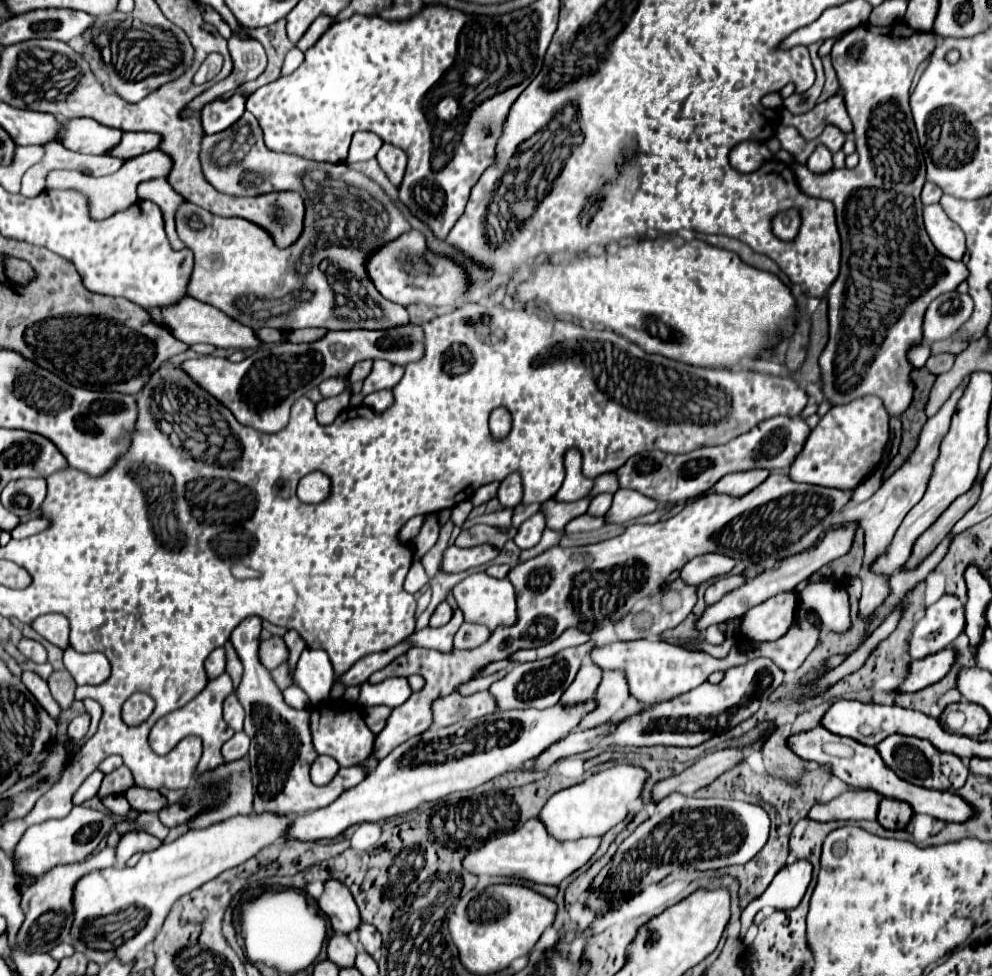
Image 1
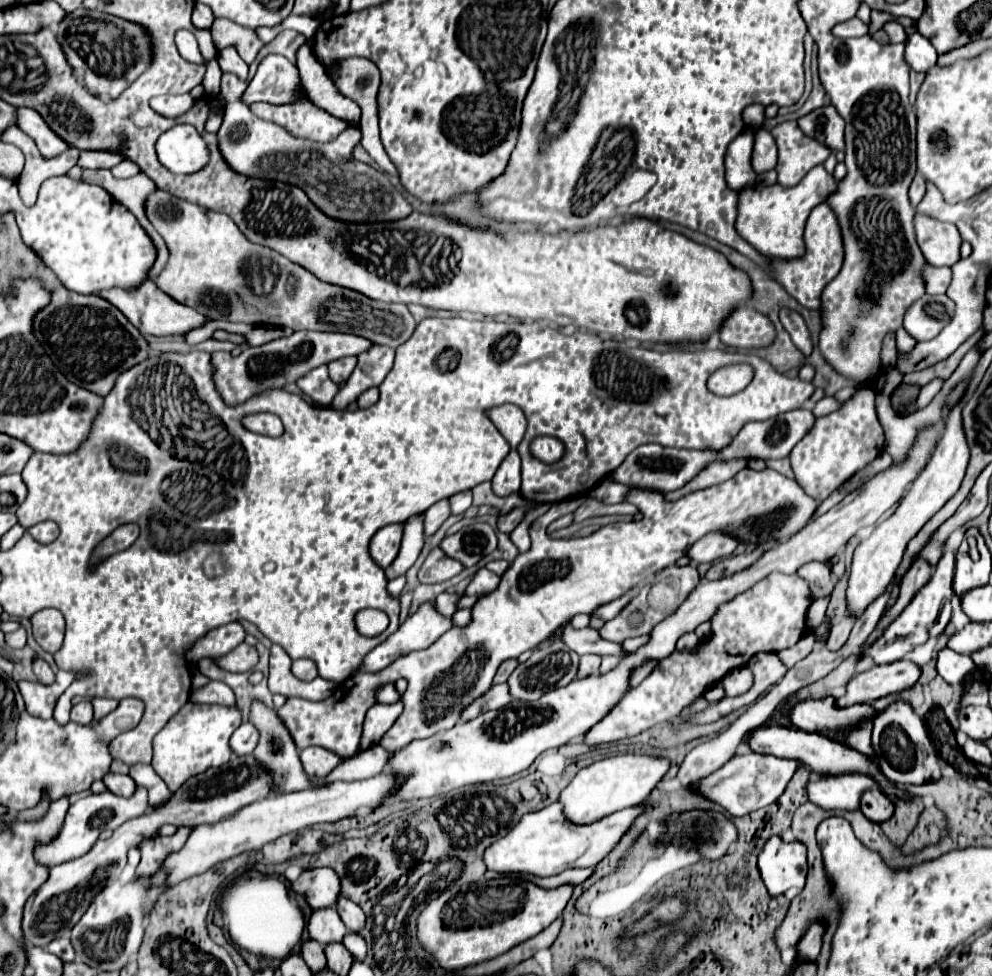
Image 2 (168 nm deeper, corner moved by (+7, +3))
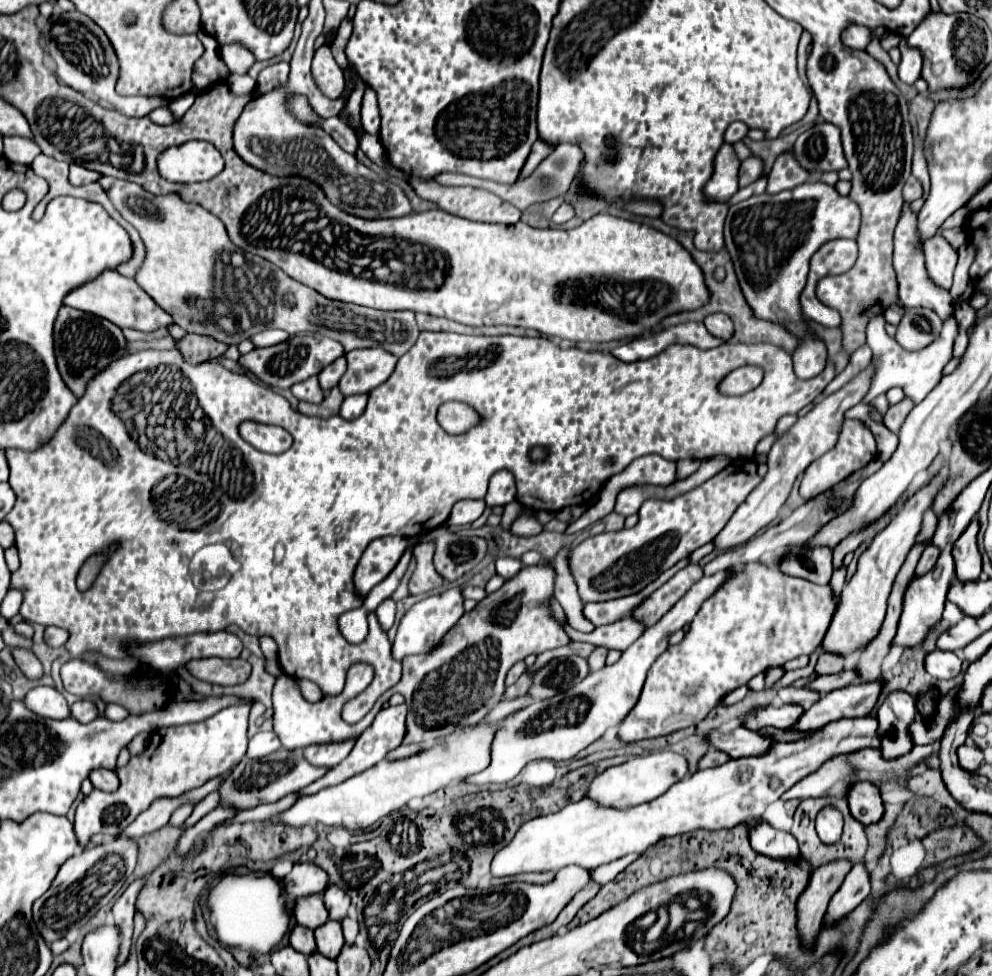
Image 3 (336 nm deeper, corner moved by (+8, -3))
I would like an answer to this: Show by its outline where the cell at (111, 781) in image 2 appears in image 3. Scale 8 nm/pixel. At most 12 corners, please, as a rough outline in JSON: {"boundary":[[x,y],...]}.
{"boundary":[[94,769],[88,775],[96,789],[114,791],[120,785],[110,769]]}

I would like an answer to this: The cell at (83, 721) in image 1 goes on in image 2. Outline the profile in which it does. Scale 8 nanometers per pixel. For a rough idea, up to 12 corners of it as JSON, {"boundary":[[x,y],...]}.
{"boundary":[[89,701],[73,705],[71,721],[81,725],[93,721]]}

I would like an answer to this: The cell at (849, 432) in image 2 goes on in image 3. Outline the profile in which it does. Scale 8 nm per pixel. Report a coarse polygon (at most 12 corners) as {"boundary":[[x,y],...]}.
{"boundary":[[846,419],[836,447],[804,471],[808,501],[876,459],[874,435]]}

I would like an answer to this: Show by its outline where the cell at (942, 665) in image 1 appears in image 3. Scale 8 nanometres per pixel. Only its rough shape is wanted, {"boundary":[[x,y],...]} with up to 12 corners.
{"boundary":[[880,681],[822,695],[790,727],[816,731],[844,717],[866,717]]}

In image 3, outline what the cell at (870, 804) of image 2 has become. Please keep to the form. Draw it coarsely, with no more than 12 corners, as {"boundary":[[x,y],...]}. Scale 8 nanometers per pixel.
{"boundary":[[870,781],[852,783],[848,801],[862,825],[884,813],[880,791]]}

